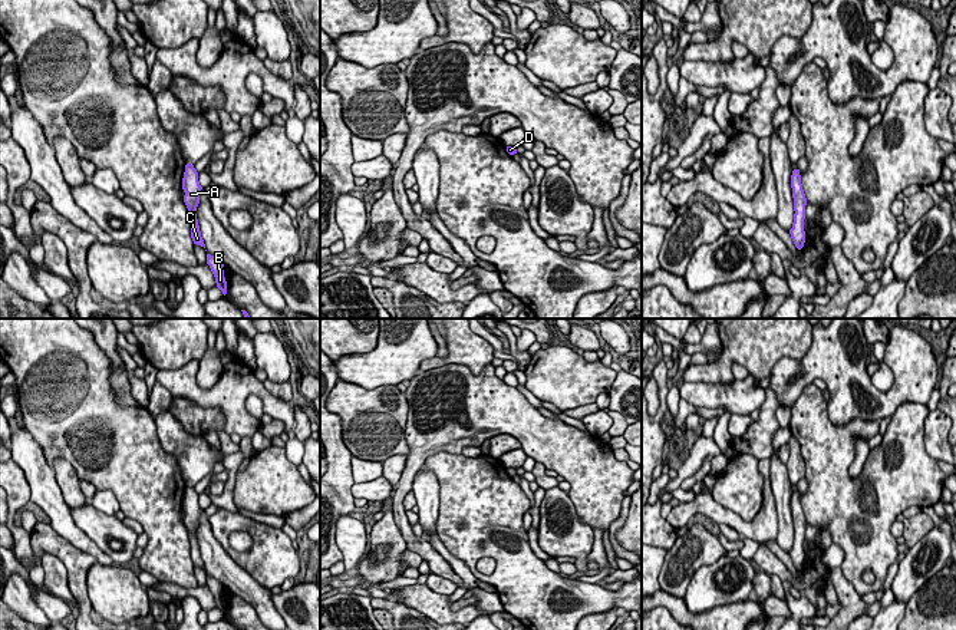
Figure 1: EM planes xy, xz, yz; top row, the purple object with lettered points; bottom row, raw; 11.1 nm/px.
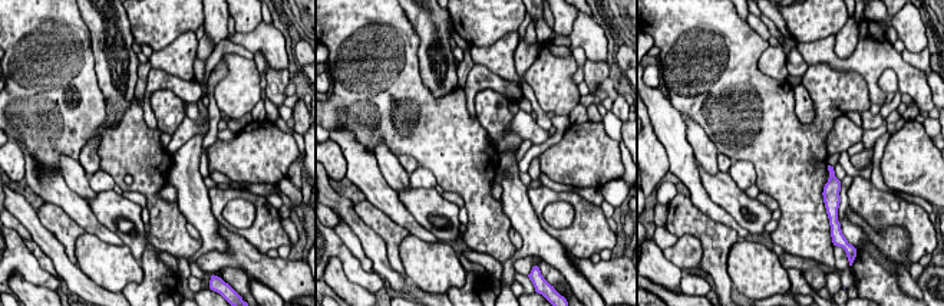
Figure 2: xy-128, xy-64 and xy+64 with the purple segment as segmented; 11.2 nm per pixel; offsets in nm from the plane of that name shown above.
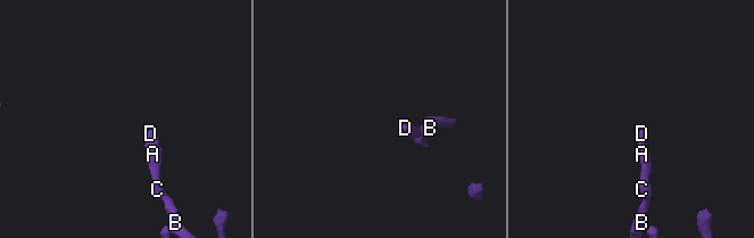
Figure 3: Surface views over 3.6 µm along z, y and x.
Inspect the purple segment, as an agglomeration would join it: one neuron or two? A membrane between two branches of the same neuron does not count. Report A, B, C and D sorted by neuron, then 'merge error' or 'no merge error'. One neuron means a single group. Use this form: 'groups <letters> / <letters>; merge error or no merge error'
groups A B C D; no merge error

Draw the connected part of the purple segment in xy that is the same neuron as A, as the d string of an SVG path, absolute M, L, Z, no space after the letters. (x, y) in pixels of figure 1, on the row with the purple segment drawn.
M192 164L185 165L185 172L182 178L182 189L185 192L184 202L188 208L188 215L191 221L191 238L194 244L205 248L204 240L201 237L197 214L195 214L197 207L200 204L200 195L201 195L202 187L200 185L198 172Z

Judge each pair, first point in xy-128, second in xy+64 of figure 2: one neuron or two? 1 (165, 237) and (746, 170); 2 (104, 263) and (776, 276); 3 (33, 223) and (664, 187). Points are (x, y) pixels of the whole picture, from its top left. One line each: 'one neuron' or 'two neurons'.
1: two neurons
2: one neuron
3: two neurons

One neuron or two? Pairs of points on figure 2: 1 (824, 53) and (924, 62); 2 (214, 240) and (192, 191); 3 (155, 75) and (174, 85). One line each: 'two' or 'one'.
1: two
2: one
3: one

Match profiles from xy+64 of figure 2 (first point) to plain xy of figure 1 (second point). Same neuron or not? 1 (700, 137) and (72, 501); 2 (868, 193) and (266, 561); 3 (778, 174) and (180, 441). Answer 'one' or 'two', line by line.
1: one
2: one
3: two

